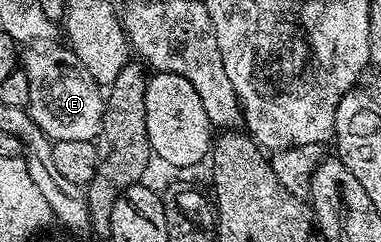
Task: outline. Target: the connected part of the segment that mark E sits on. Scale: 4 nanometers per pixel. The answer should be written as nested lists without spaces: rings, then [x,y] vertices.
[[[35,45],[26,48],[22,54],[21,67],[28,79],[26,109],[29,110],[29,117],[52,142],[94,142],[102,129],[102,117],[105,114],[102,86],[71,48],[55,46],[57,45]]]

